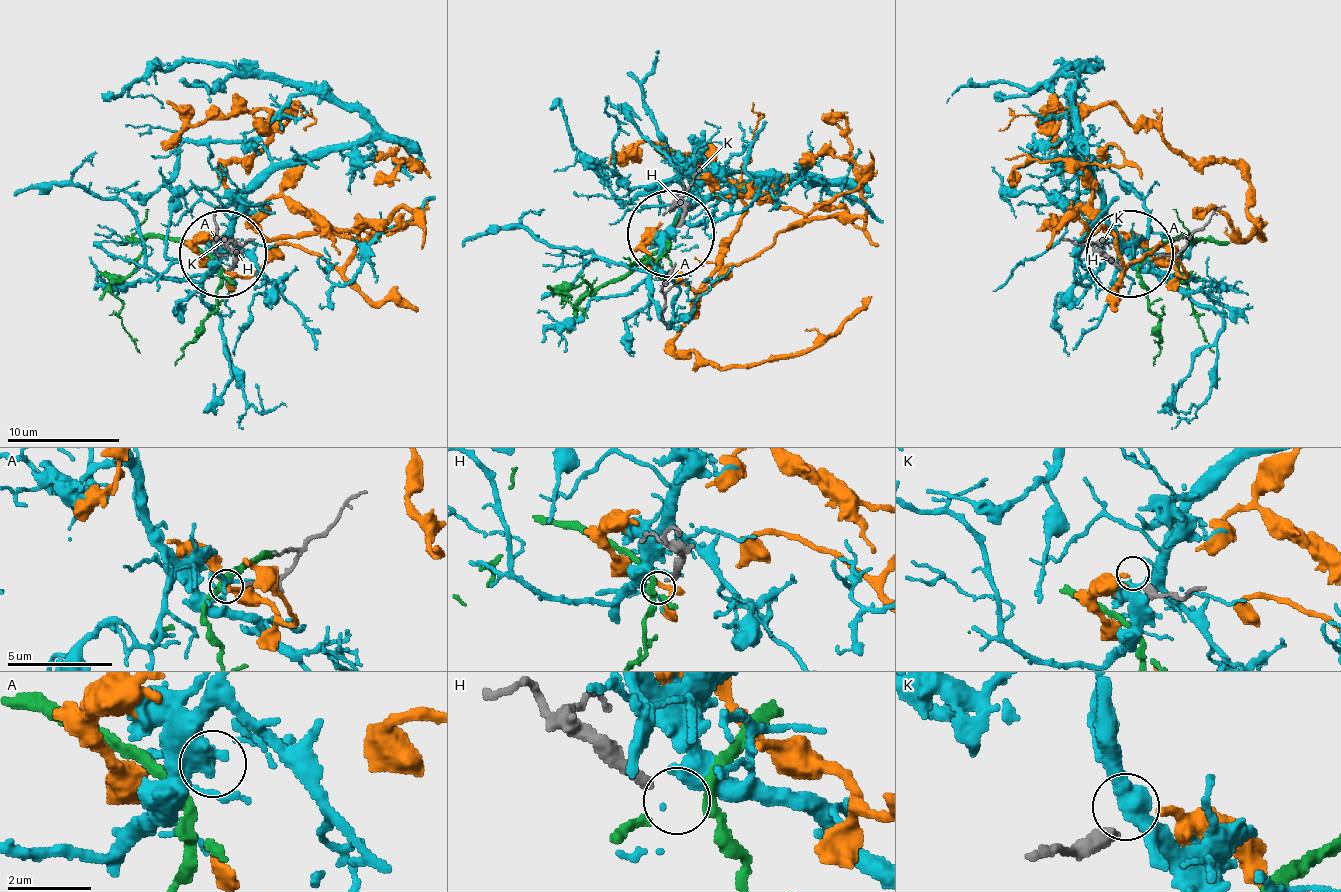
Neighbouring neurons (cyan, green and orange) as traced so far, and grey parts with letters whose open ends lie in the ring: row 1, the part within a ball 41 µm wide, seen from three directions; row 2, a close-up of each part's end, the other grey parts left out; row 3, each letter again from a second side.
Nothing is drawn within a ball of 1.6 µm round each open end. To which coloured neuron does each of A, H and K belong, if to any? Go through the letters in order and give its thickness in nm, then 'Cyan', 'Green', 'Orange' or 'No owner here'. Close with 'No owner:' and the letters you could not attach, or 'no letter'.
A: Thickness 180 nm. No owner here
H: Thickness 300 nm. Green
K: Thickness 360 nm. Orange
No owner: A

